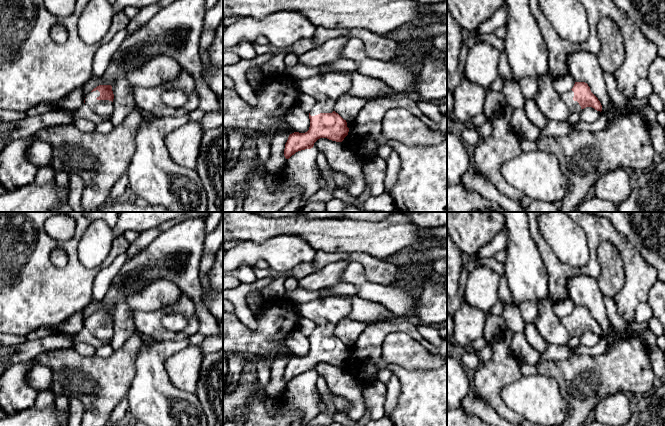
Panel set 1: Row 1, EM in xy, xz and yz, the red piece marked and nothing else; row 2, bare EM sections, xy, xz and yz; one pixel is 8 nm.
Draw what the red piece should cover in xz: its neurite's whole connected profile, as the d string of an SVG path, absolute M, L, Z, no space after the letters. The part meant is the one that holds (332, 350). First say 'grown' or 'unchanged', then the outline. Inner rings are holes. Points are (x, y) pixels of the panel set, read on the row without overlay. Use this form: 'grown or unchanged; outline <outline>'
grown; outline M330 296L301 303L298 312L301 317L312 320L316 328L309 337L309 354L289 359L284 373L286 383L298 375L313 372L320 362L342 366L349 356L346 344L334 335L337 324L349 318L351 301L348 297Z

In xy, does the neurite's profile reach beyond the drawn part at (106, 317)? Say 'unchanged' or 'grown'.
grown

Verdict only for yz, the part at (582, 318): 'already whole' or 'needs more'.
needs more

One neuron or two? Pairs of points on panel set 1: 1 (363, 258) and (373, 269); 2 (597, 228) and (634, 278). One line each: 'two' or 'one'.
1: one
2: one

